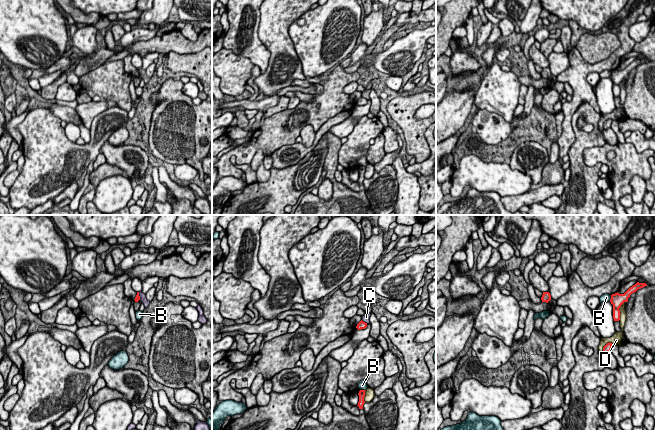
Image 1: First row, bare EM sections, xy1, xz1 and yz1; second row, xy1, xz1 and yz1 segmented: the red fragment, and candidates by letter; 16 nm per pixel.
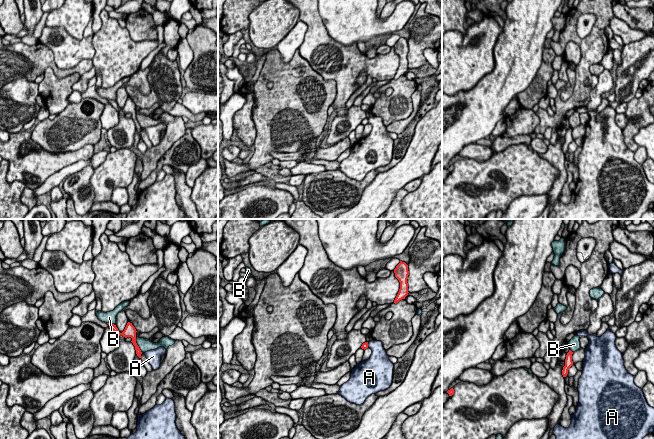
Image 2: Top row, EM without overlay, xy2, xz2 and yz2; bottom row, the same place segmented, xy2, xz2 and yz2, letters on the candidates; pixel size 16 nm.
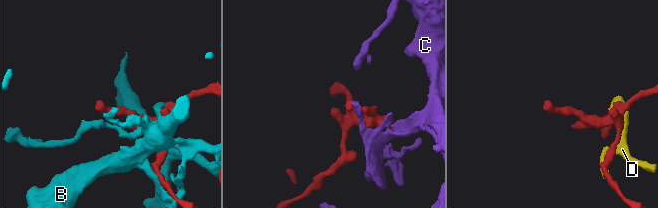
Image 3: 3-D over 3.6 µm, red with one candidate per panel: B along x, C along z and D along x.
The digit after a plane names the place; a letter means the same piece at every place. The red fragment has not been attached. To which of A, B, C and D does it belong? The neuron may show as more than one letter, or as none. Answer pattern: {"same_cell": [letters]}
{"same_cell": ["C"]}

